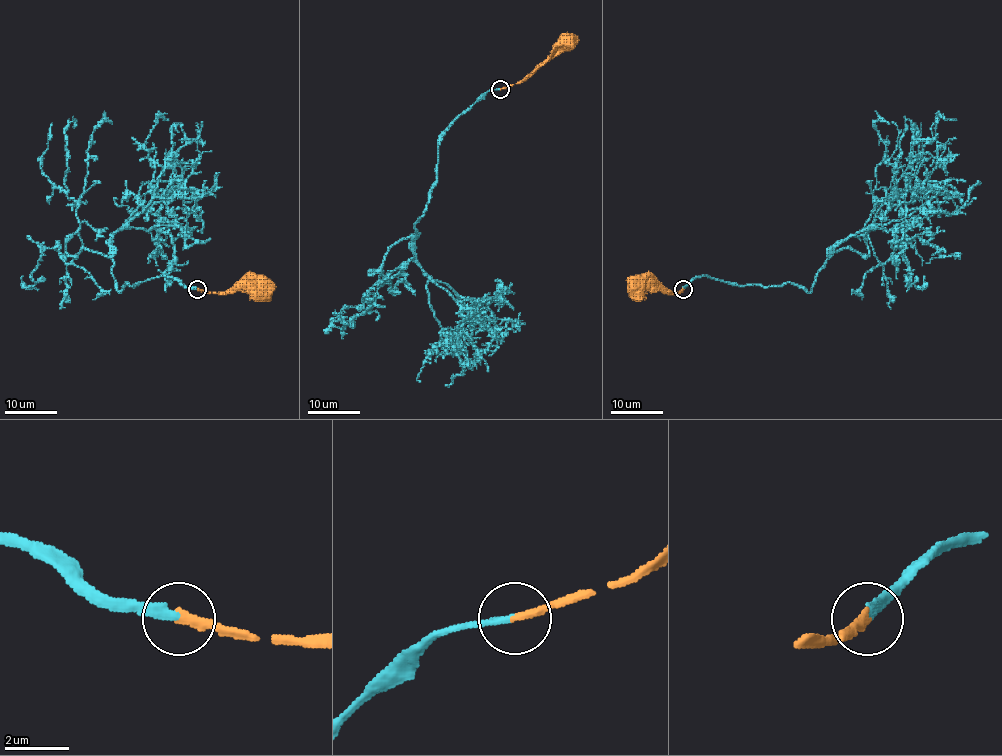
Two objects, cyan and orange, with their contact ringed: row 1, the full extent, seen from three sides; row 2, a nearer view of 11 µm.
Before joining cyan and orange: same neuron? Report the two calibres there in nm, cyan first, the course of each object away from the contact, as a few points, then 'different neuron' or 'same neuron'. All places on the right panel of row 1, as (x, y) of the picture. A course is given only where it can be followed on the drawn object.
260/300 nm | cyan via (682, 289), (702, 276), (809, 292), (834, 252), (867, 255), (864, 224), (900, 197), (900, 137), (914, 128) | orange via (682, 289), (664, 293), (653, 286), (639, 284), (630, 288) | same neuron

